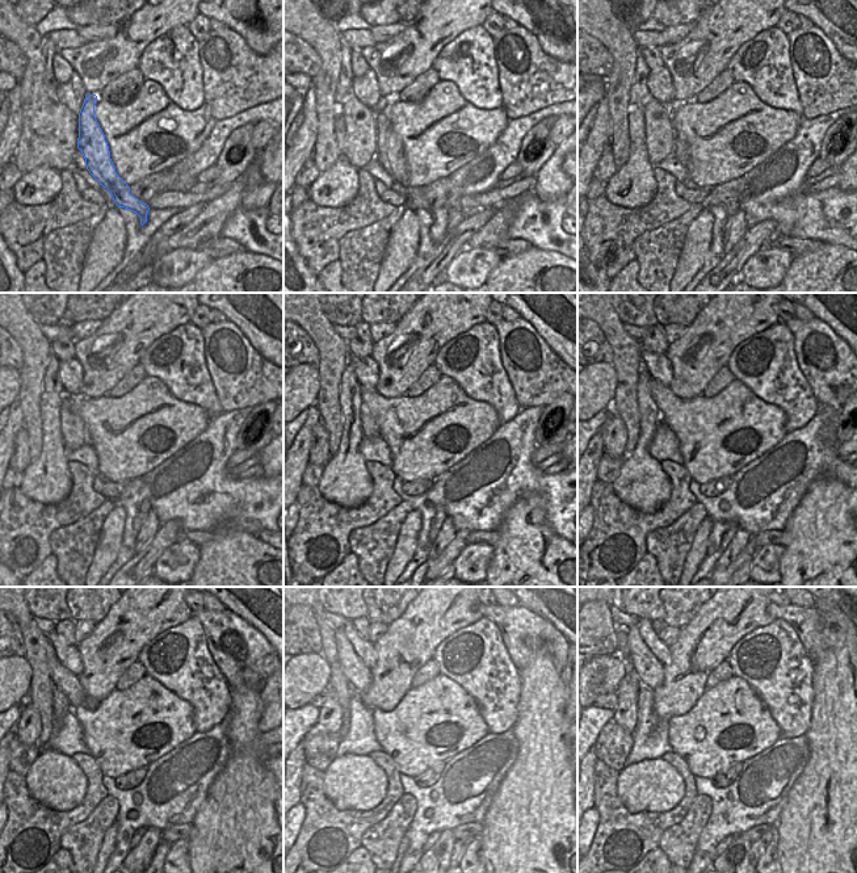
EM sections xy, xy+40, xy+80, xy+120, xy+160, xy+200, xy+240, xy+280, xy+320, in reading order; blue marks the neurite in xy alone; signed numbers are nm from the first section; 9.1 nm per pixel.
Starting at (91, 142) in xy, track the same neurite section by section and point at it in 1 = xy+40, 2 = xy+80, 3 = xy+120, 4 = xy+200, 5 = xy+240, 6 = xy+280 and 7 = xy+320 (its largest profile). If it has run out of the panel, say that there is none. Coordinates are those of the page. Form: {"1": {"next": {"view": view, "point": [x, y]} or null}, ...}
{"1": {"next": {"view": "xy+40", "point": [390, 154]}}, "2": {"next": {"view": "xy+80", "point": [735, 227]}}, "3": {"next": {"view": "xy+120", "point": [150, 527]}}, "4": {"next": {"view": "xy+200", "point": [740, 538]}}, "5": {"next": {"view": "xy+240", "point": [142, 853]}}, "6": {"next": {"view": "xy+280", "point": [440, 853]}}, "7": {"next": {"view": "xy+320", "point": [738, 853]}}}

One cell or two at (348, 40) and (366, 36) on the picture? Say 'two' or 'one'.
one

